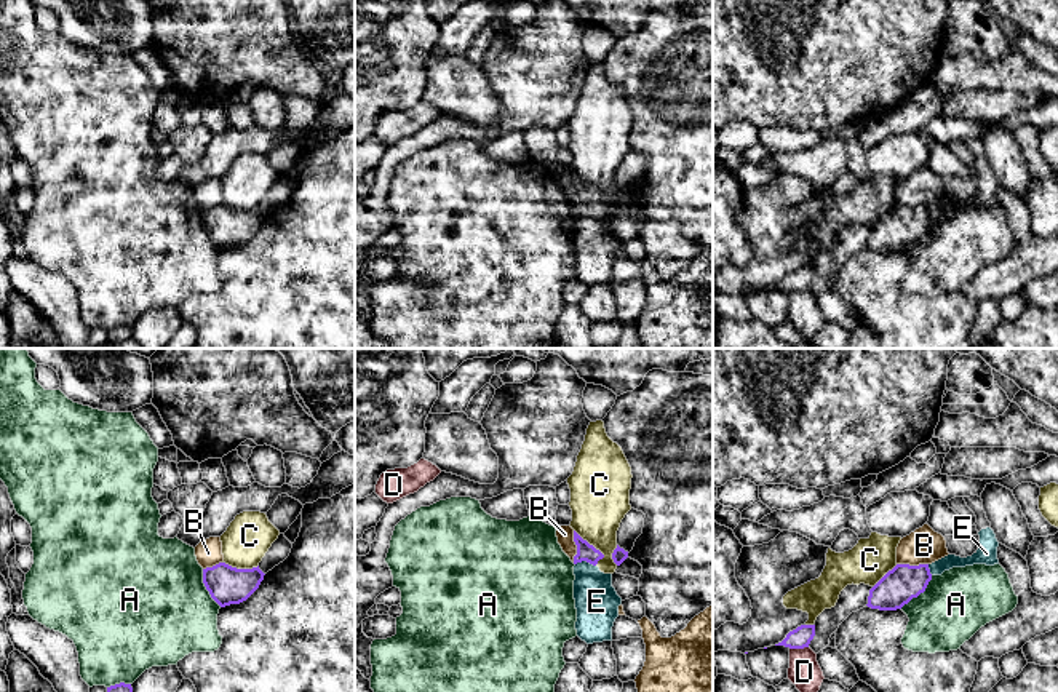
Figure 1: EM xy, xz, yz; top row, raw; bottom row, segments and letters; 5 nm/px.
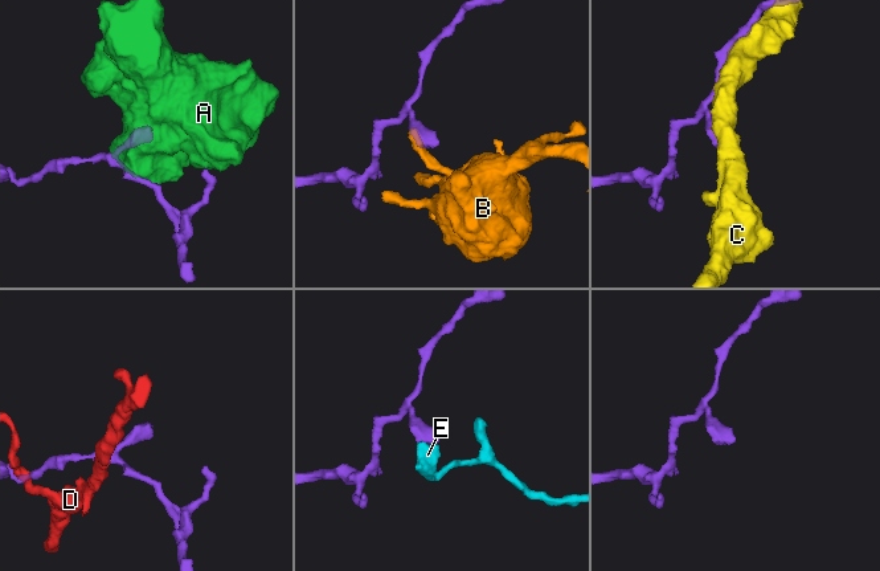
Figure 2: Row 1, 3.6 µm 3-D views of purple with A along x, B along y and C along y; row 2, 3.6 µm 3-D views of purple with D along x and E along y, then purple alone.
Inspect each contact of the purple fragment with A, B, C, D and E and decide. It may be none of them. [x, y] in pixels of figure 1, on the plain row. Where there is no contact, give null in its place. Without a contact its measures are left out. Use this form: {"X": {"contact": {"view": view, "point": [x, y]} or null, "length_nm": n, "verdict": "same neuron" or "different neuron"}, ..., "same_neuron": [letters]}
{"A": {"contact": {"view": "yz", "point": [919, 235]}, "length_nm": 240, "verdict": "different neuron"}, "B": {"contact": {"view": "xz", "point": [577, 189]}, "length_nm": 160, "verdict": "different neuron"}, "C": {"contact": {"view": "xz", "point": [592, 187]}, "length_nm": 220, "verdict": "different neuron"}, "D": {"contact": {"view": "yz", "point": [798, 290]}, "length_nm": 100, "verdict": "different neuron"}, "E": {"contact": {"view": "xz", "point": [585, 202]}, "length_nm": 110, "verdict": "same neuron"}, "same_neuron": ["E"]}

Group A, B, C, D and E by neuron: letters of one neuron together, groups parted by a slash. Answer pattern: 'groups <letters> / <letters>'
groups A / B / C / D / E

